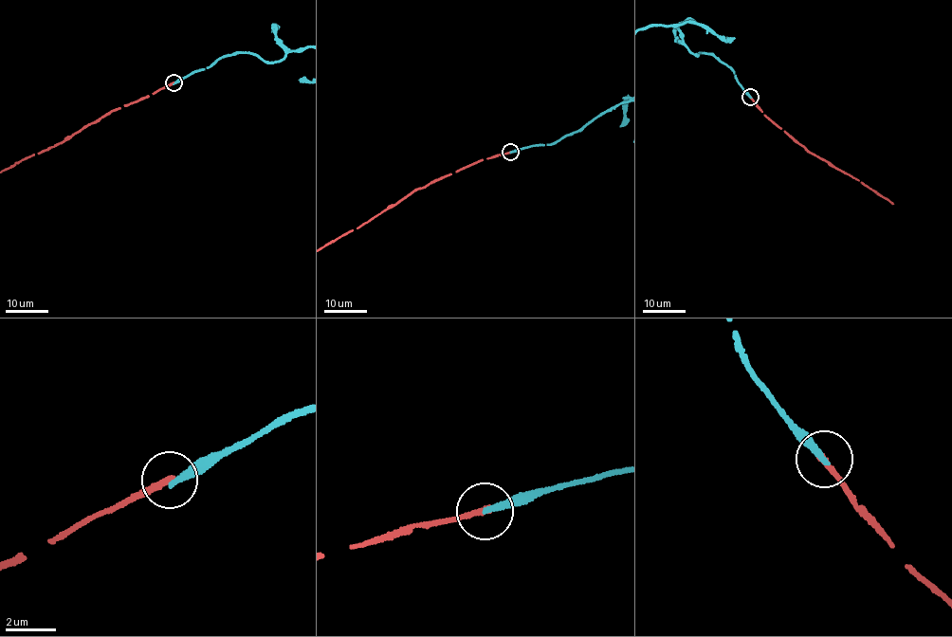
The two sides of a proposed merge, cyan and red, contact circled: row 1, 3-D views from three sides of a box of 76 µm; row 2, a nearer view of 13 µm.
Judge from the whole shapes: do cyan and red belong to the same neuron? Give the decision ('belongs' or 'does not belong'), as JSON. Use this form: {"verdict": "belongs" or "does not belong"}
{"verdict": "does not belong"}

